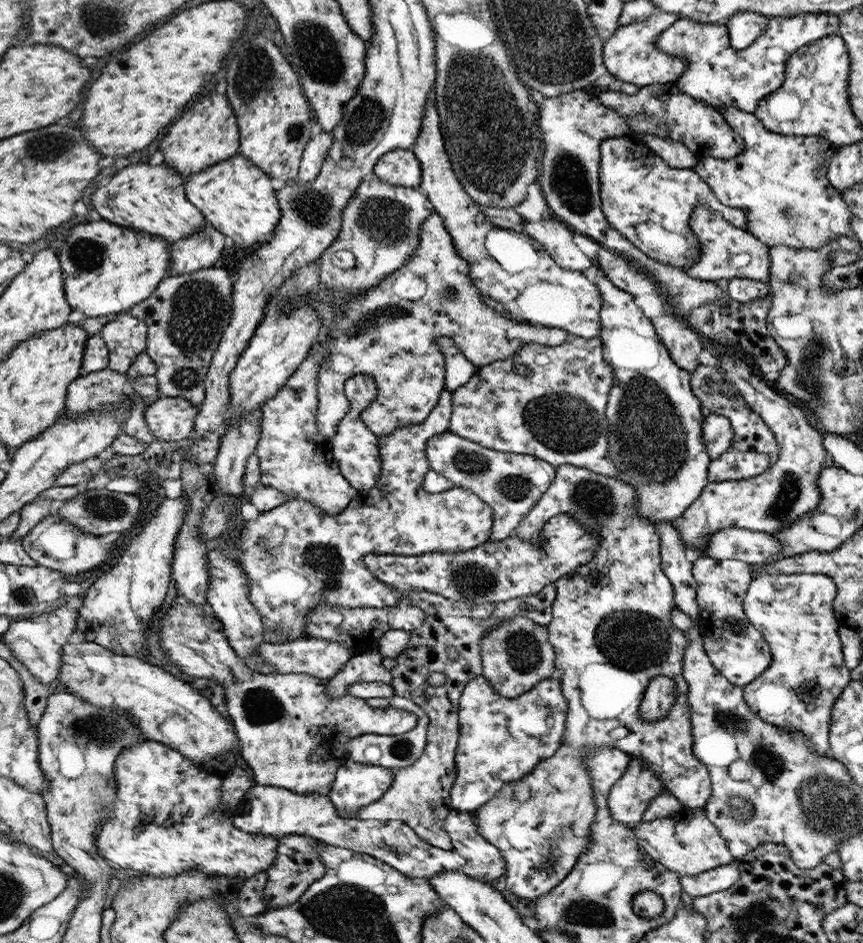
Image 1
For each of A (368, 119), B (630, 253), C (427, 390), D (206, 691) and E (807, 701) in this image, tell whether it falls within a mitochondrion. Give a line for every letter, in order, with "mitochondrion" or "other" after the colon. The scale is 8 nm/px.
A: mitochondrion
B: other
C: other
D: other
E: mitochondrion

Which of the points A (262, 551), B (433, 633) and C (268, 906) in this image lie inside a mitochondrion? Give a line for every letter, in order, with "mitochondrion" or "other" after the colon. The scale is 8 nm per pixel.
A: mitochondrion
B: other
C: other

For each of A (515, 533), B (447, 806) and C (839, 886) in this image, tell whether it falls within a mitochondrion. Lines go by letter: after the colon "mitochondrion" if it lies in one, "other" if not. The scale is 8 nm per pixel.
A: other
B: other
C: other

